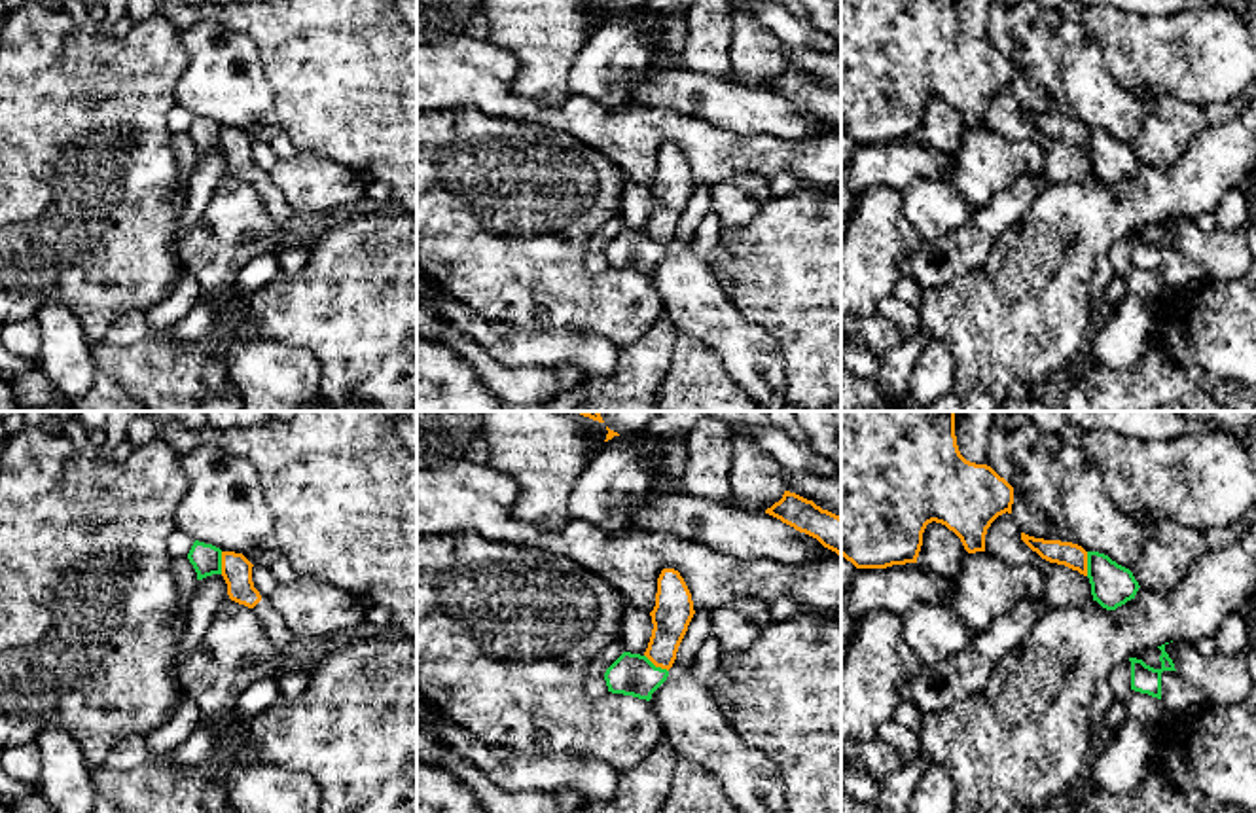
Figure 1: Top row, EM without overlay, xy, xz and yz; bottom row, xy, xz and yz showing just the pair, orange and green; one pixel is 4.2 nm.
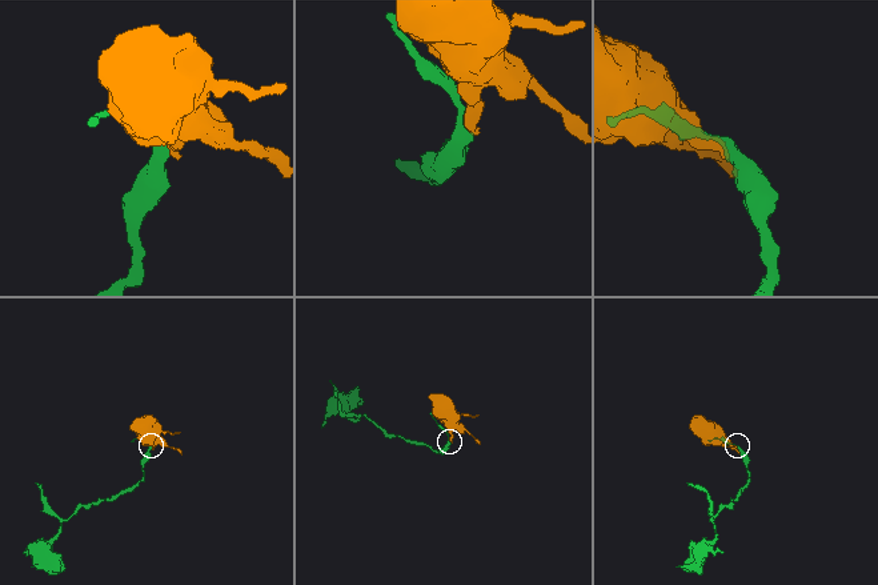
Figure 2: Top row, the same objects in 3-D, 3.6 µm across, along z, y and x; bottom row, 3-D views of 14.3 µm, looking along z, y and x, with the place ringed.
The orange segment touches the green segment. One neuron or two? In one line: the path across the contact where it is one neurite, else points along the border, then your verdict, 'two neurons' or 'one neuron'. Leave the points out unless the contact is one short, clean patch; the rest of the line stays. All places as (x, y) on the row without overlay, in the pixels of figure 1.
border xz (645, 230), (667, 247); two neurons

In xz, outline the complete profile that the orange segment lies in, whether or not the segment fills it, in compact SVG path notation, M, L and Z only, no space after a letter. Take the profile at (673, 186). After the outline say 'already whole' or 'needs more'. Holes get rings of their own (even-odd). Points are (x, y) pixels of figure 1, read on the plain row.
M663 144L657 154L655 182L650 188L654 205L644 227L655 243L667 246L673 243L693 190L691 169L684 154L674 144Z | already whole

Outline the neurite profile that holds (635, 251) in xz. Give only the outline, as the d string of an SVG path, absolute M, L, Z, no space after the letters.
M623 227L604 248L608 267L652 275L669 246L655 243L646 231Z

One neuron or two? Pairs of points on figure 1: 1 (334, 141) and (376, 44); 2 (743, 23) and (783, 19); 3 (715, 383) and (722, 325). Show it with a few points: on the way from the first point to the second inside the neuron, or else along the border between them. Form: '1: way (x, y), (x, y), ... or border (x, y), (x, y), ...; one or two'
1: way (353, 116), (353, 69); one
2: border (756, 19), (783, 42); two
3: border (681, 332), (707, 345), (745, 391); two

